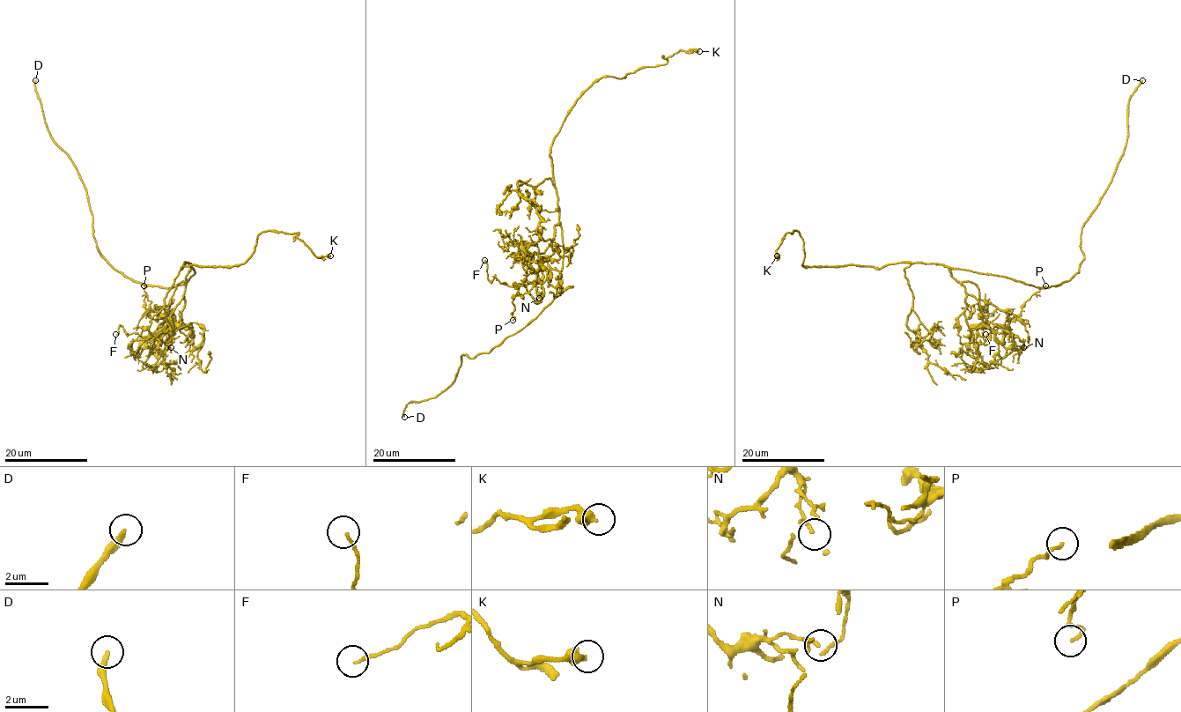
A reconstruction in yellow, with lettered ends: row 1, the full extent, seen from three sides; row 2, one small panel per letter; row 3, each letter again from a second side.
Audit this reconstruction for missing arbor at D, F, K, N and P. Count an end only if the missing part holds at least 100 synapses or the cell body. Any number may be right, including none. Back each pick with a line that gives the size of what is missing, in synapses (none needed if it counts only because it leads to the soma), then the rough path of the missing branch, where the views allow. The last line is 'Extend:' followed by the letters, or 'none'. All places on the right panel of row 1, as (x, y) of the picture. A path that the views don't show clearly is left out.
D: course (1142, 80), (1151, 63), (1148, 62)
Extend: D

